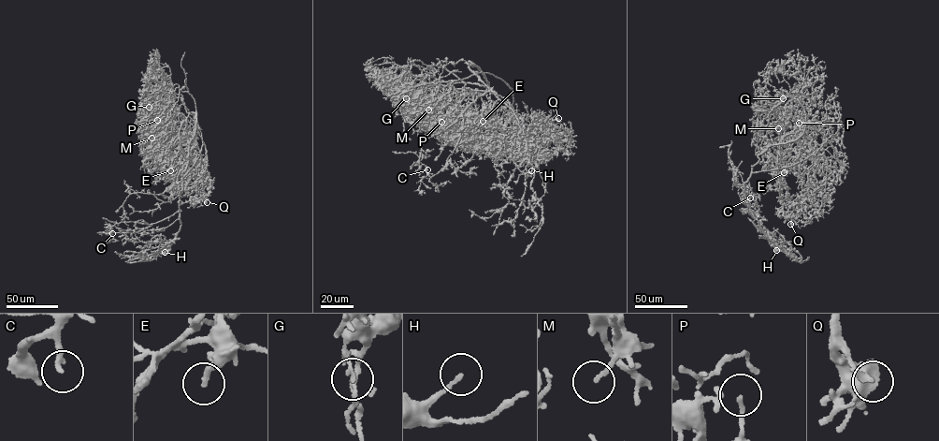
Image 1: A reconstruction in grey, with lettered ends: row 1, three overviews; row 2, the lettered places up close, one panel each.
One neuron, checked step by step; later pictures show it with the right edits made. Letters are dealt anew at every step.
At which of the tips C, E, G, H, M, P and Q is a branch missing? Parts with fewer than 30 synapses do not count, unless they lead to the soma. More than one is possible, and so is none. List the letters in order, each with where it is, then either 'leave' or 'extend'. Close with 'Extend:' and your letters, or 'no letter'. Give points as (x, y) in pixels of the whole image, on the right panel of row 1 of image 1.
C: at (750, 198); leave
E: at (784, 172); leave
G: at (783, 98); leave
H: at (776, 250); leave
M: at (778, 128); leave
P: at (799, 123); leave
Q: at (790, 224); leave
Extend: no letter

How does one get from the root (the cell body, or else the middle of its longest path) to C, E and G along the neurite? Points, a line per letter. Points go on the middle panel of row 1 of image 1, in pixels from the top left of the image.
C: (470, 65), (488, 90), (455, 122), (423, 139), (418, 161), (427, 169)
E: (470, 65), (487, 83), (481, 94), (463, 88), (474, 95), (469, 114), (483, 121)
G: (470, 65), (488, 85), (463, 81), (433, 64), (428, 77), (409, 76), (406, 98)

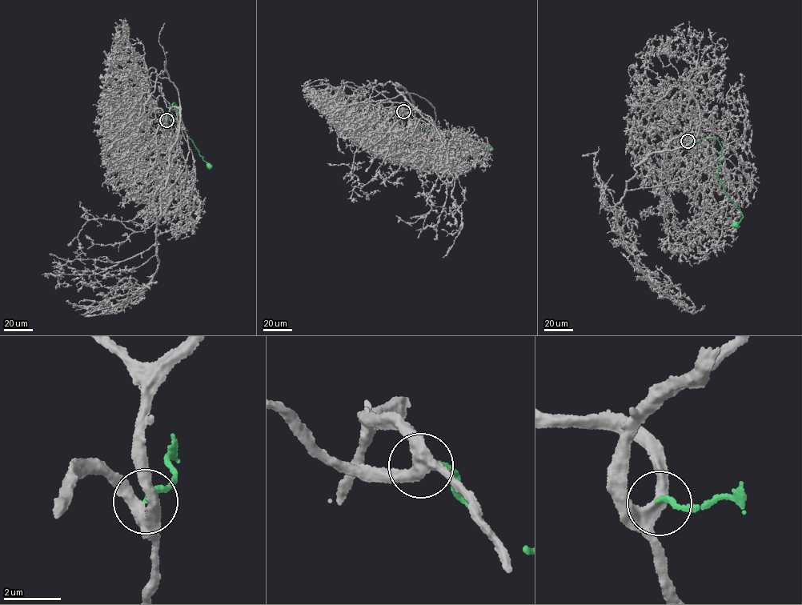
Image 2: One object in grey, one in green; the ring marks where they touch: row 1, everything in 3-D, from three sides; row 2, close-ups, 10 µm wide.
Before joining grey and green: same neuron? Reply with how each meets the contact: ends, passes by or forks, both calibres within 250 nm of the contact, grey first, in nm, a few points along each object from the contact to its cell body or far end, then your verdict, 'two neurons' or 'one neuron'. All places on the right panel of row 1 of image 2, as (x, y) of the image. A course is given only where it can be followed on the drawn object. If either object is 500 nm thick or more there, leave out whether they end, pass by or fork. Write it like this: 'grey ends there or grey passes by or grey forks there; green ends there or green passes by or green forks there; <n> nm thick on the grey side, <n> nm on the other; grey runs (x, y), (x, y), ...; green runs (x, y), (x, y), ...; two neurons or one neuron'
grey passes by; green ends there; 400 nm thick on the grey side, 180 nm on the other; grey runs (687, 140), (692, 132), (699, 134), (635, 166), (615, 221), (647, 280), (689, 311), (704, 305); green runs (687, 140), (696, 142), (710, 137), (718, 140), (722, 150), (716, 177), (727, 198), (743, 215), (735, 224); two neurons

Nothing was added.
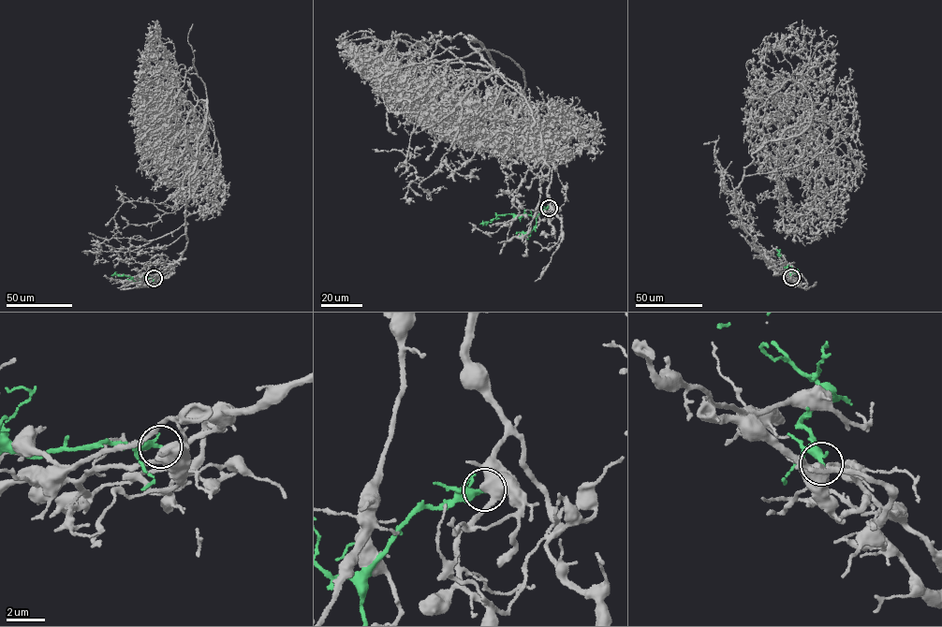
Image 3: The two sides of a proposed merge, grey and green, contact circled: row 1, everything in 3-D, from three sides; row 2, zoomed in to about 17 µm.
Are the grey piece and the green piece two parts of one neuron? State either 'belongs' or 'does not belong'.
does not belong

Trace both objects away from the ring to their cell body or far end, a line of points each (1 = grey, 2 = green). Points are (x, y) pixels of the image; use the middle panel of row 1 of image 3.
1: (549, 208), (528, 104), (474, 37), (493, 66), (419, 41), (414, 109)
2: (549, 208), (535, 217), (498, 214), (490, 222), (480, 224)

